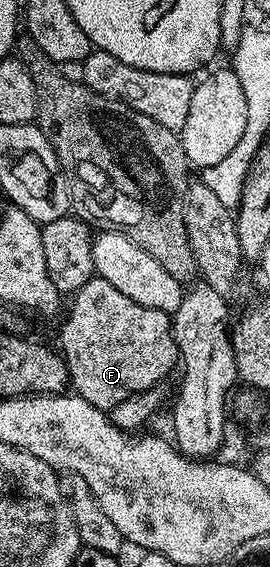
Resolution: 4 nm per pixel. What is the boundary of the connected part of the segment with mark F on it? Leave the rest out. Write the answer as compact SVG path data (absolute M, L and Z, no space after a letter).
M92 278L85 282L85 286L81 286L78 292L74 293L73 299L75 300L71 304L71 310L67 314L67 321L63 324L63 329L59 332L59 344L58 347L61 349L61 355L64 360L67 362L67 374L69 377L70 387L73 389L74 395L80 396L81 398L85 398L85 402L89 402L93 406L97 406L98 408L104 410L110 410L113 406L117 406L117 402L125 402L125 398L133 398L135 394L141 394L142 392L148 392L150 388L162 385L164 383L163 379L166 378L167 375L170 374L171 371L176 371L177 365L180 363L181 357L179 354L179 347L175 345L175 339L173 338L173 330L171 329L171 316L166 312L162 312L161 310L153 310L153 306L141 306L141 302L133 302L133 298L128 298L126 294L121 294L121 290L117 290L117 286L109 286L109 282L105 282L104 280L100 280L98 278Z

